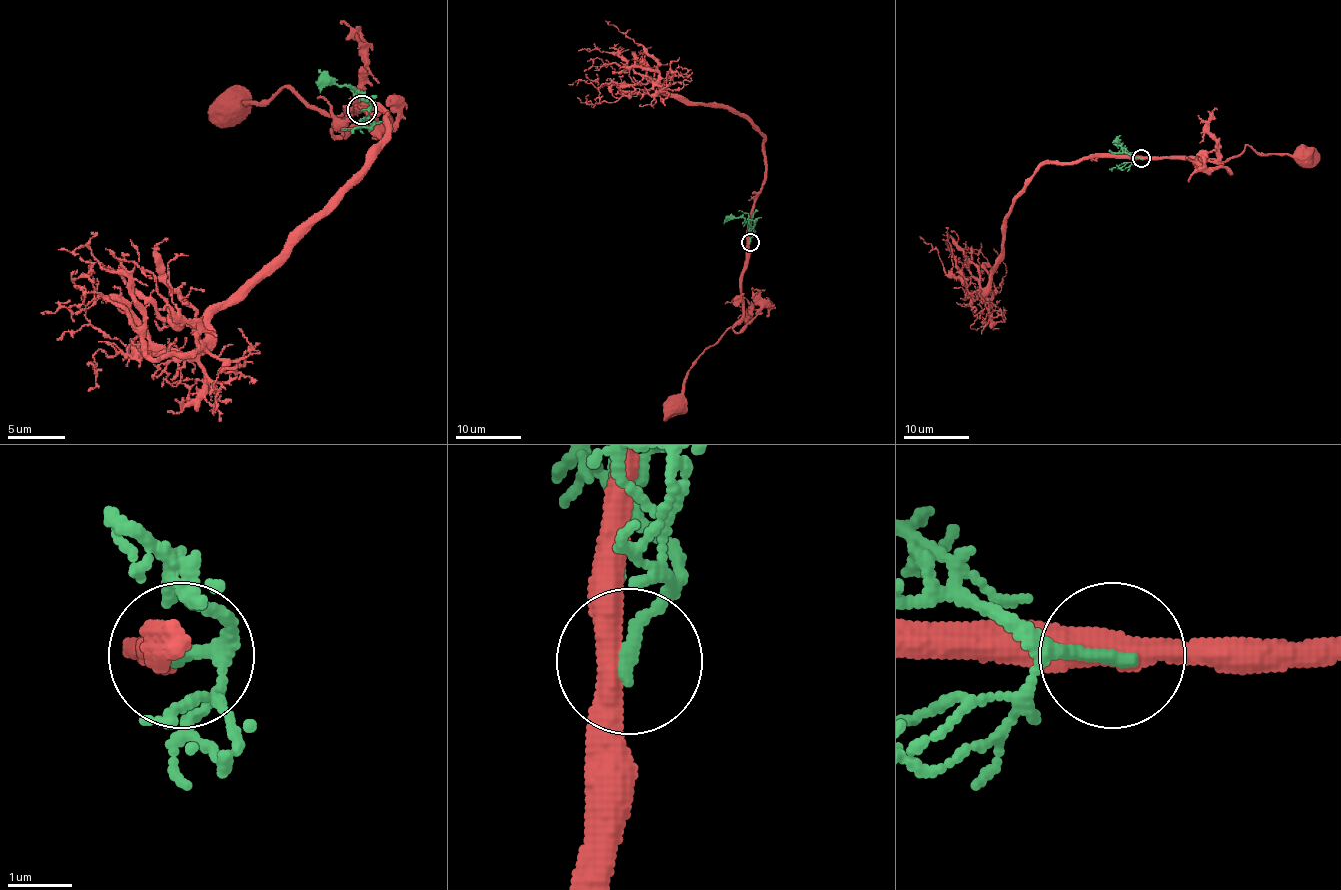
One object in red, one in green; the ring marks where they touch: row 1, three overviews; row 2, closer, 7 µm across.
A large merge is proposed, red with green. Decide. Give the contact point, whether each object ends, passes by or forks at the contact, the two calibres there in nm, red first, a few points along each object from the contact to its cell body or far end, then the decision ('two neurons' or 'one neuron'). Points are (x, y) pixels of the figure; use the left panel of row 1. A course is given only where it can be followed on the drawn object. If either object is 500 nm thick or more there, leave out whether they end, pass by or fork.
(362, 110) | red passes by | green ends | 400/200 nm | red via (359, 109), (322, 115), (285, 86), (270, 100), (230, 106) | green via (362, 109), (371, 106), (348, 86), (316, 80) | two neurons

